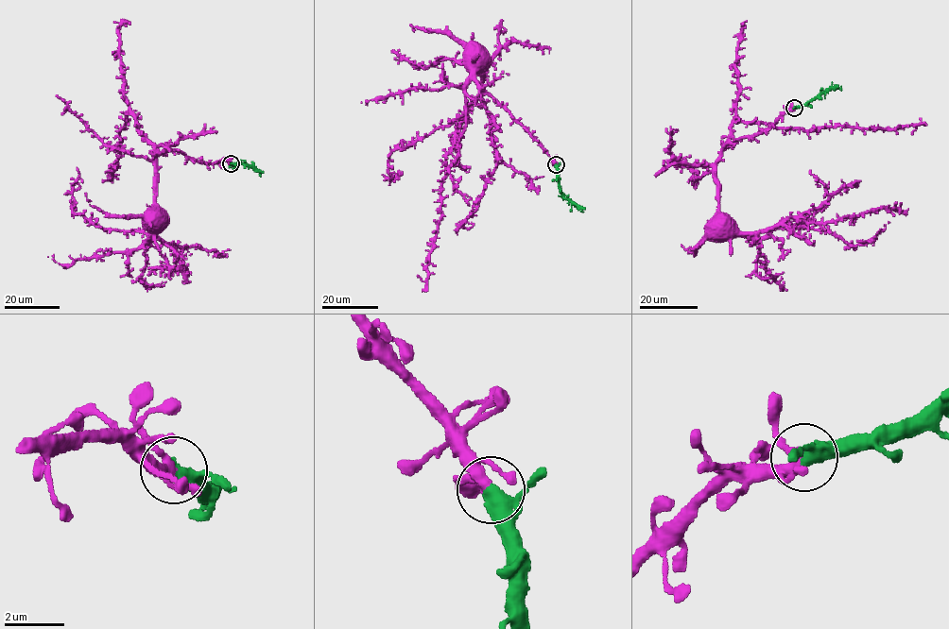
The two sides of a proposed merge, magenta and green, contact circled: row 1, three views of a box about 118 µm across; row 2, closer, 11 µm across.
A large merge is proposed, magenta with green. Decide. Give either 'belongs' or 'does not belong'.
belongs

